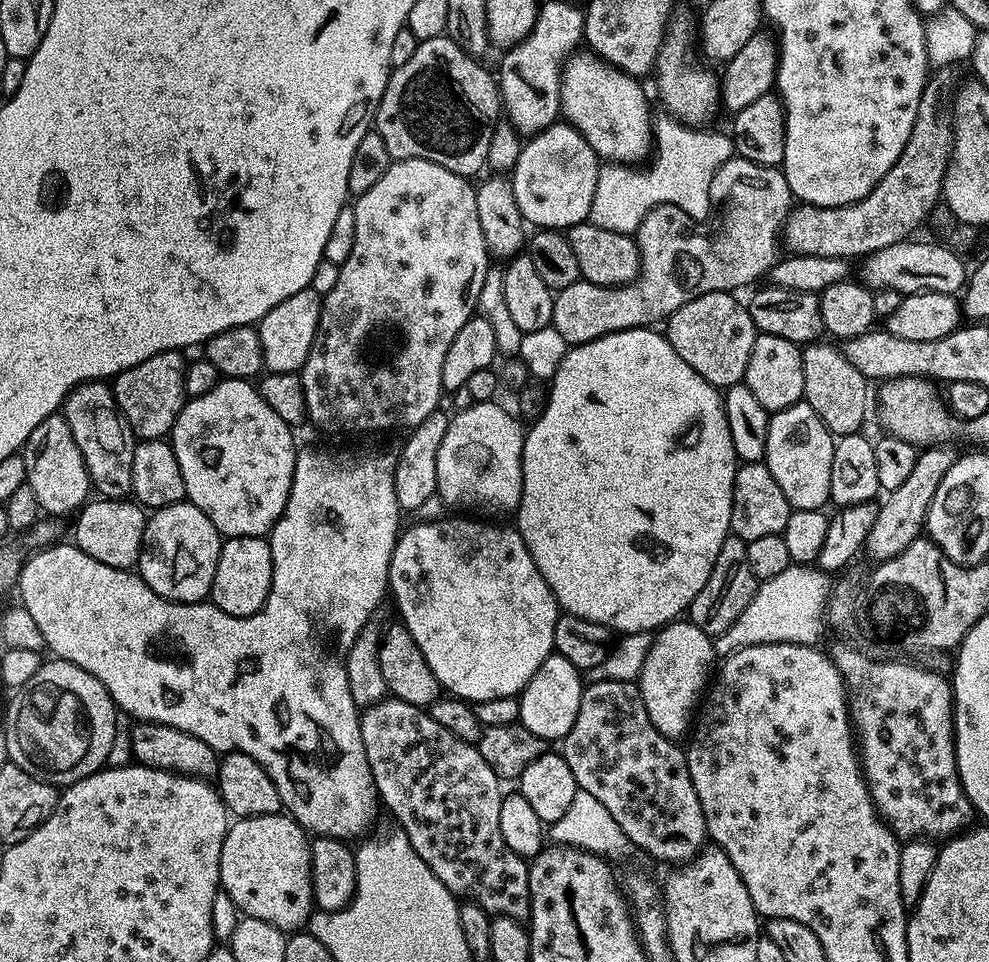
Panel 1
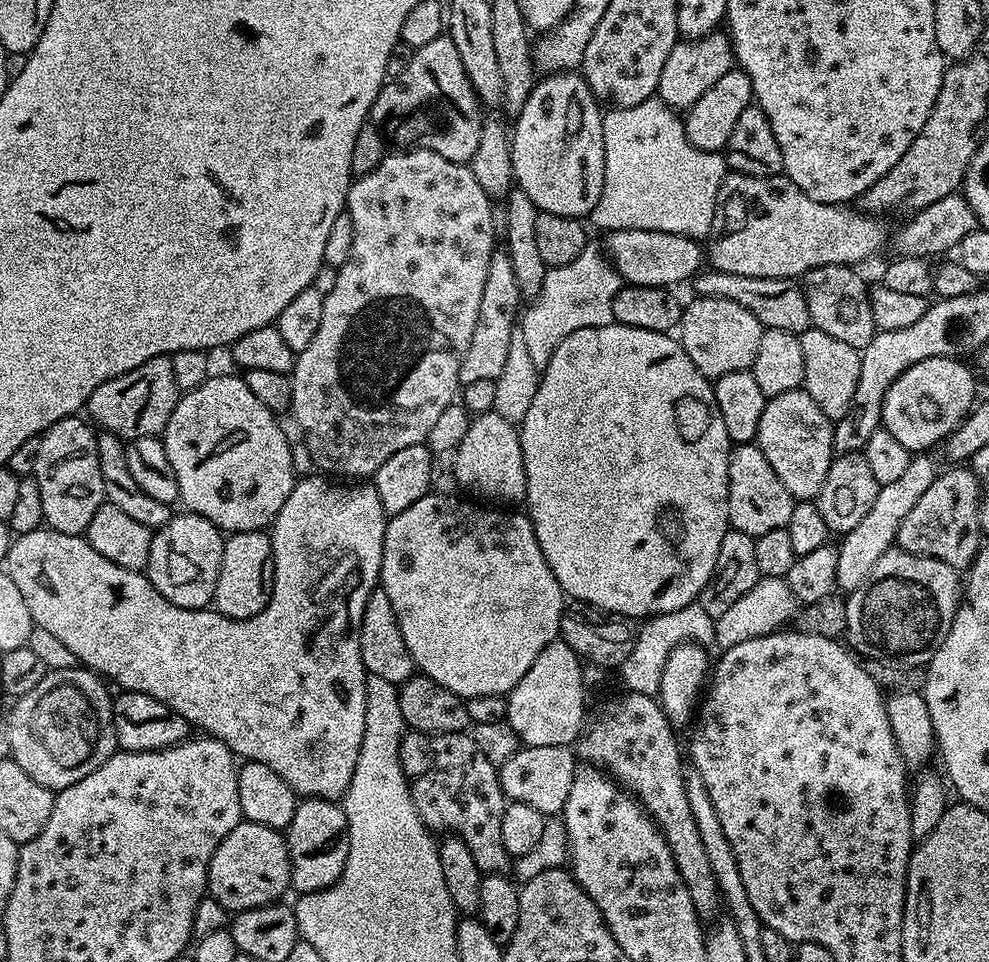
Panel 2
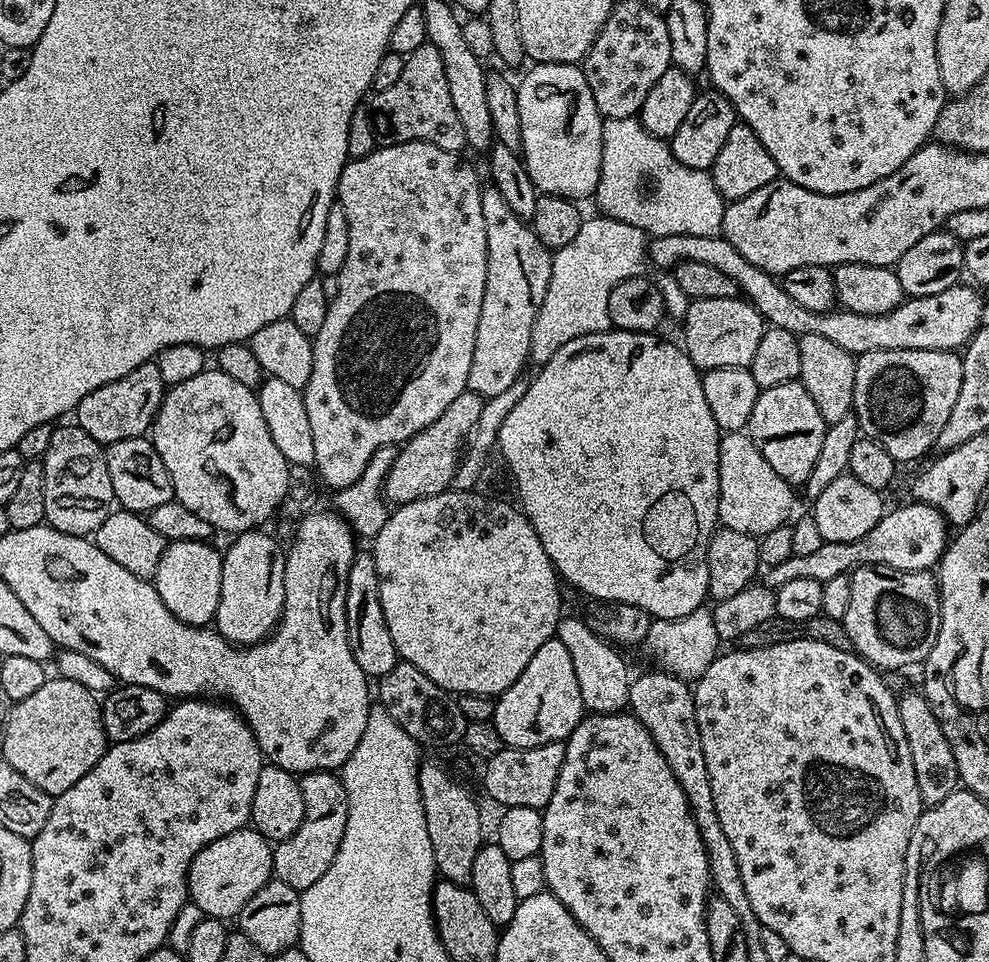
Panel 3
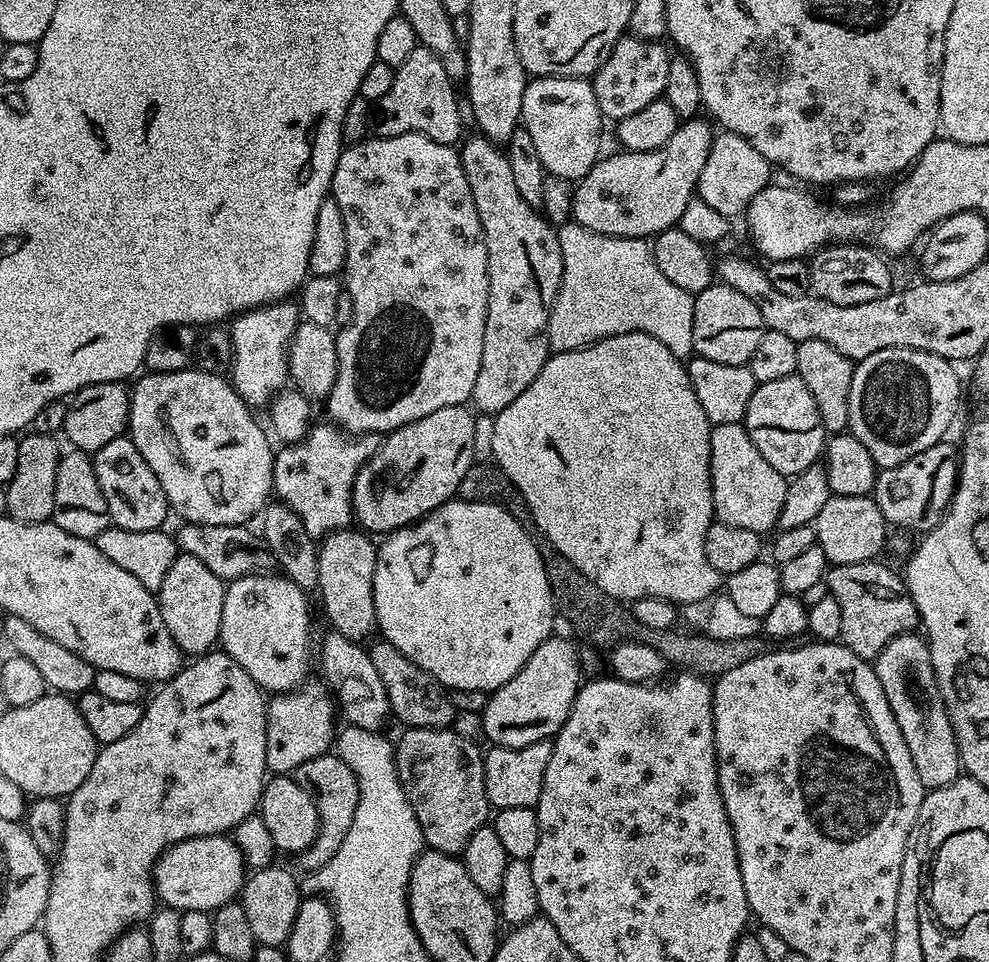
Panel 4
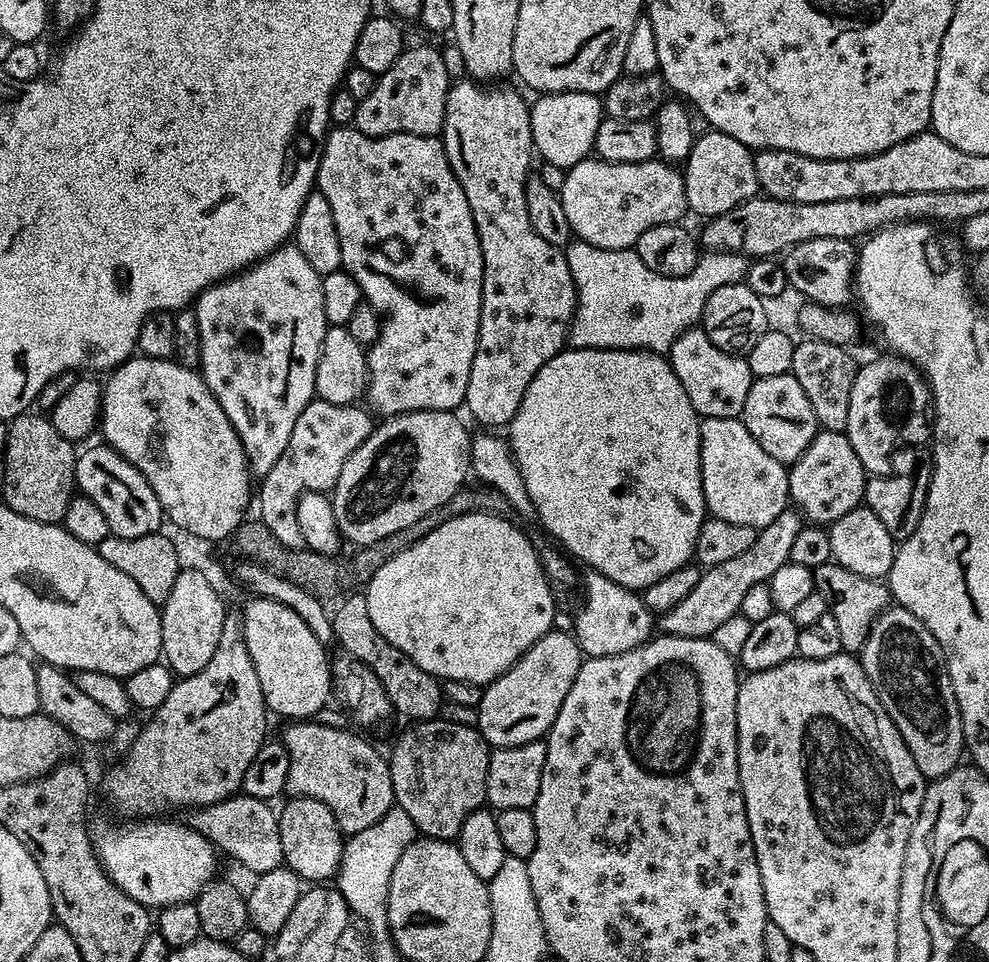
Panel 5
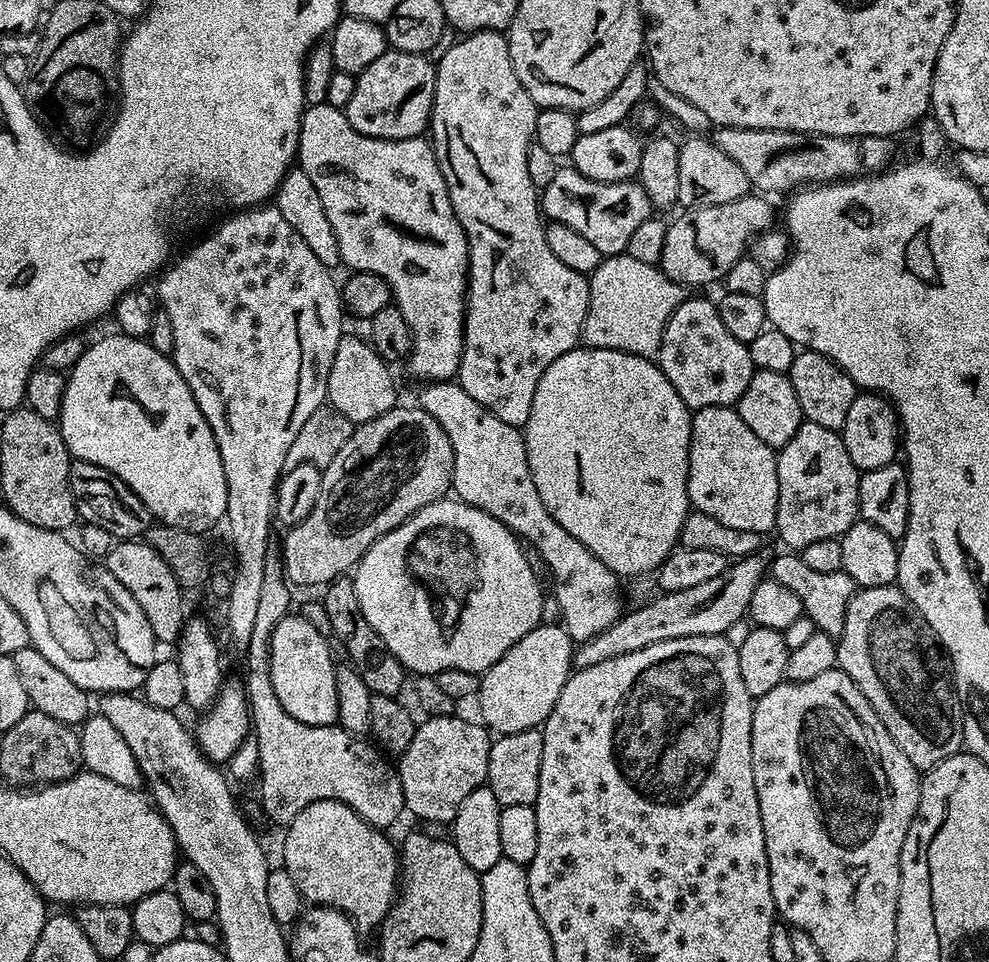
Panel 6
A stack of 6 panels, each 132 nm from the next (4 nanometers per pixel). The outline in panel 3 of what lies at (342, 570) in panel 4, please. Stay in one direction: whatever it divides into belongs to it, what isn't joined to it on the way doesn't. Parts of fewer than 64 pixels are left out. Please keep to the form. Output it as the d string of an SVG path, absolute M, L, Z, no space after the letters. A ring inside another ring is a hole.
M368 550L357 551L350 568L346 582L346 626L350 638L350 650L354 654L354 662L358 662L358 666L362 666L364 673L369 678L379 678L390 674L390 670L394 670L394 666L398 663L398 657L394 638L390 638L390 629L386 627L386 614L382 614L382 594L380 593L378 570L371 551Z

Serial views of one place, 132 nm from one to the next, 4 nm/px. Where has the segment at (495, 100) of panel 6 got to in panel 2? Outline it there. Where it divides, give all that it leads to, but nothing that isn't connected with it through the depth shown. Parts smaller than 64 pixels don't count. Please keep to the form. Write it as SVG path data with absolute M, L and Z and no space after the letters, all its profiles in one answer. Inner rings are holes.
M493 251L490 266L486 270L486 286L482 286L482 306L478 306L478 322L474 322L470 346L460 363L461 385L478 382L482 378L496 381L505 367L506 353L514 340L521 308L522 297L518 282L514 282L514 266L510 266L507 251Z

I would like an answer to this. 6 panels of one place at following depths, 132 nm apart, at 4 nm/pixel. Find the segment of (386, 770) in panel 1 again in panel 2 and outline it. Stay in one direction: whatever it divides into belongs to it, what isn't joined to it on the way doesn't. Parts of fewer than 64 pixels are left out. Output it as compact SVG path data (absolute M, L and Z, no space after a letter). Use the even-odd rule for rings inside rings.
M405 731L404 739L400 741L400 761L412 801L424 825L433 833L451 834L464 840L474 854L474 862L478 862L480 871L485 874L504 874L511 864L513 867L513 857L508 855L502 842L502 814L506 797L500 788L500 773L497 765L492 764L482 750L478 750L478 742L474 742L471 734Z

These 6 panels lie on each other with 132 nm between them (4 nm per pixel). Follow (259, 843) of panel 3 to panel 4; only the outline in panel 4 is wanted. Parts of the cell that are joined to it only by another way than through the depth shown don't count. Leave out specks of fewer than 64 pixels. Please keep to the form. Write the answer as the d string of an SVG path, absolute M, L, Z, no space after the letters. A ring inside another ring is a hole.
M227 835L195 836L178 842L161 854L152 872L159 903L180 912L202 910L211 914L233 903L239 897L245 879L246 865L242 850Z

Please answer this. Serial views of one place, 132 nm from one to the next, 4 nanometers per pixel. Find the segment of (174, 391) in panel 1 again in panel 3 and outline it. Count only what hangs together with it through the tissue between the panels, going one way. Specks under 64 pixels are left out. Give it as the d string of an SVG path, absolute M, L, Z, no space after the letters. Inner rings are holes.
M156 363L143 364L138 366L138 370L130 370L126 378L106 382L106 386L98 386L98 390L86 394L86 398L82 398L80 405L74 409L75 423L103 446L144 436L162 406L165 391L166 385L162 382L162 374L158 374Z

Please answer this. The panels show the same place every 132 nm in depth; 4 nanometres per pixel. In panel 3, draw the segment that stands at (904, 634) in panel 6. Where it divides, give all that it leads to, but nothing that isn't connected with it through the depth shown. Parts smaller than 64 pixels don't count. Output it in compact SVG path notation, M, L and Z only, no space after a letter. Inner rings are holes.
M919 691L908 692L899 697L898 703L902 730L906 733L906 746L910 746L910 762L914 762L914 778L918 781L920 803L931 806L942 802L942 798L950 798L950 794L957 792L960 784L954 750L950 750L950 742L946 742L946 734L942 734L942 726L923 694Z

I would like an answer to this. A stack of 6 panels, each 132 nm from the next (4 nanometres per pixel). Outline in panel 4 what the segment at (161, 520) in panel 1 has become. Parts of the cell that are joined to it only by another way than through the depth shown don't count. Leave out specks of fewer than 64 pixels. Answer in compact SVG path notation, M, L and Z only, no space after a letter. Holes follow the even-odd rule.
M177 555L174 566L166 574L158 593L162 622L170 630L170 638L180 648L181 653L195 658L213 651L220 638L222 626L222 602L224 601L225 581L218 578L209 568L193 556Z

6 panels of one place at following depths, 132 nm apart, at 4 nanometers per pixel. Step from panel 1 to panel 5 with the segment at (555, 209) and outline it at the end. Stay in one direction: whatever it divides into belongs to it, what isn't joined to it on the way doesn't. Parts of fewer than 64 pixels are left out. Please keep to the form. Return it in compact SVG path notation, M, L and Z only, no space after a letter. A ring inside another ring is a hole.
M549 92L535 99L530 104L530 130L539 159L566 170L589 159L596 146L598 126L606 118L601 97L594 92Z

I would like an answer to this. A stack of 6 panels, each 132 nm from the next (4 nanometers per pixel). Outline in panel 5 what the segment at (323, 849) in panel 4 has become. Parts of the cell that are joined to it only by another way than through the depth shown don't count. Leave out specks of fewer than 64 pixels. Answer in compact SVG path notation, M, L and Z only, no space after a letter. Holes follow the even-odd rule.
M292 722L284 732L282 743L292 757L288 767L288 777L284 783L287 795L309 796L322 802L334 814L341 833L345 837L358 834L377 824L396 803L394 786L385 753L380 753L368 740L363 740L356 732L347 732L344 728L331 728L328 724L316 722Z

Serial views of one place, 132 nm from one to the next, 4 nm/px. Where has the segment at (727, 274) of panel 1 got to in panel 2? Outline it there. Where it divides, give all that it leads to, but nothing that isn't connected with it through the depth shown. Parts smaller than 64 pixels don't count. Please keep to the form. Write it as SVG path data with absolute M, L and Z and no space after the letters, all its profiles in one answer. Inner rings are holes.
M729 171L724 178L724 185L718 190L712 234L706 244L706 260L708 264L712 263L709 265L718 272L775 280L800 278L805 272L818 266L860 266L863 260L870 259L883 244L885 247L889 243L890 232L889 229L884 229L884 224L881 217L869 216L859 207L818 202L807 196L793 180L783 174L751 176Z

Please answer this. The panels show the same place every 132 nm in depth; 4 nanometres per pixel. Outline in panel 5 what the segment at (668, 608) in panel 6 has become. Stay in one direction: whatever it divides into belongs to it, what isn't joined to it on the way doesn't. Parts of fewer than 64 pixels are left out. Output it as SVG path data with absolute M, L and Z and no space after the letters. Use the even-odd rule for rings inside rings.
M789 506L782 514L778 514L778 518L774 518L774 522L770 522L770 526L757 531L754 542L750 545L750 550L738 554L738 558L734 558L731 562L721 562L719 566L704 568L698 578L698 586L694 586L694 590L690 590L690 594L686 594L686 598L682 598L682 602L678 602L678 606L659 613L659 631L665 636L711 637L712 632L718 630L718 626L722 626L722 622L726 622L726 618L739 613L742 606L742 598L749 593L752 586L758 586L759 584L767 585L768 579L774 574L774 570L778 570L778 566L789 563L790 546L794 543L798 530L802 530L805 526L805 521L802 519L799 511L795 507Z

